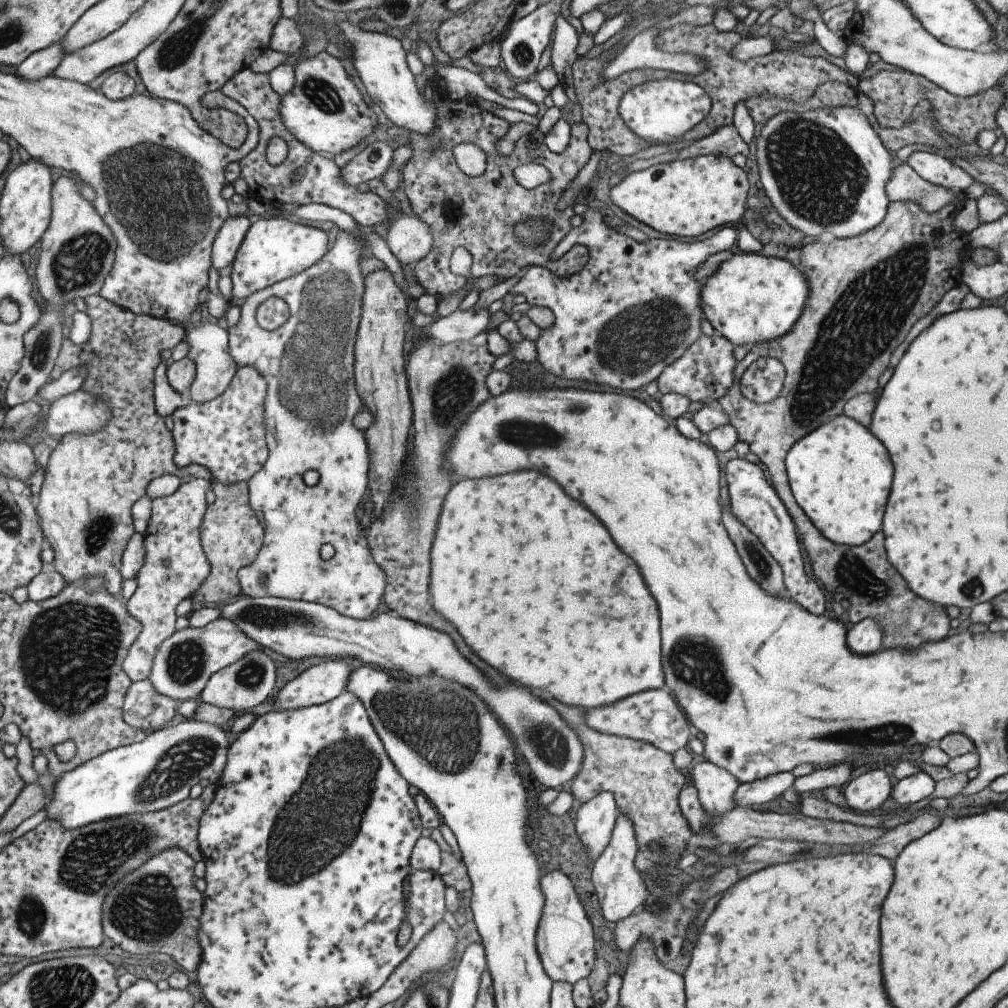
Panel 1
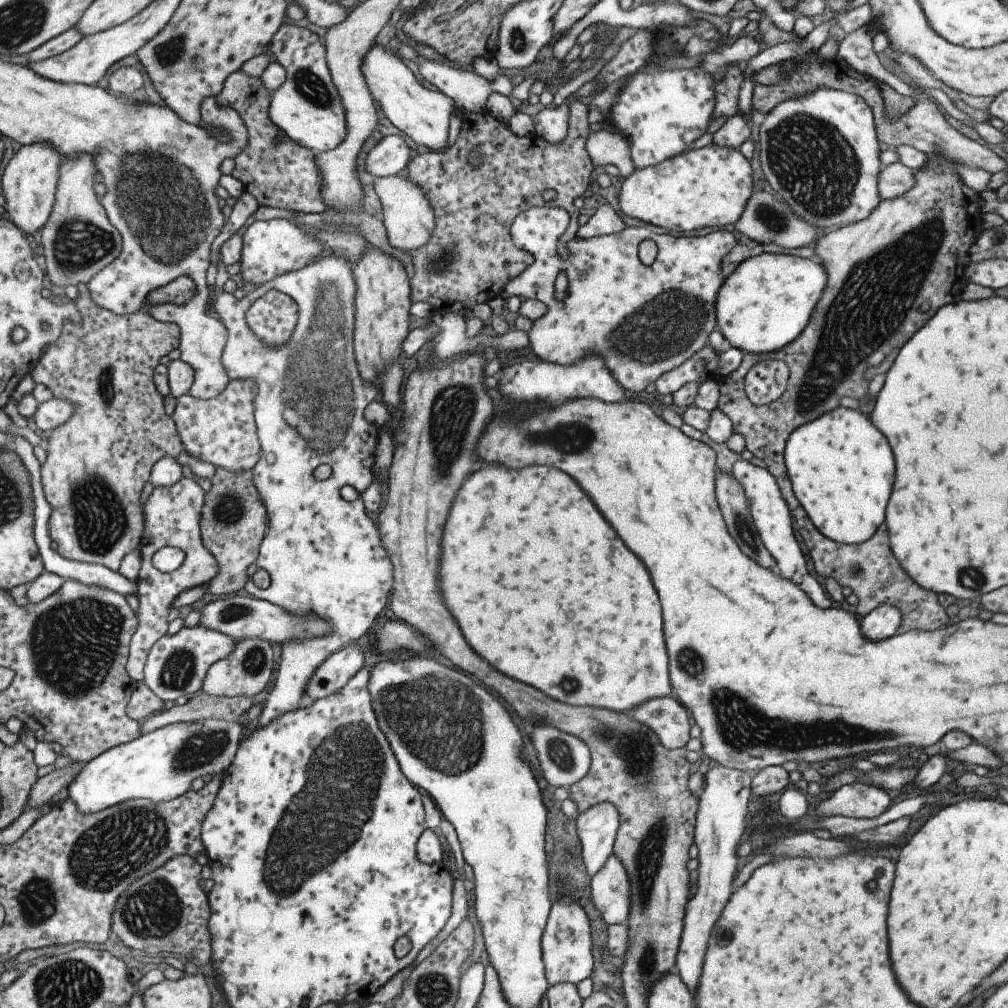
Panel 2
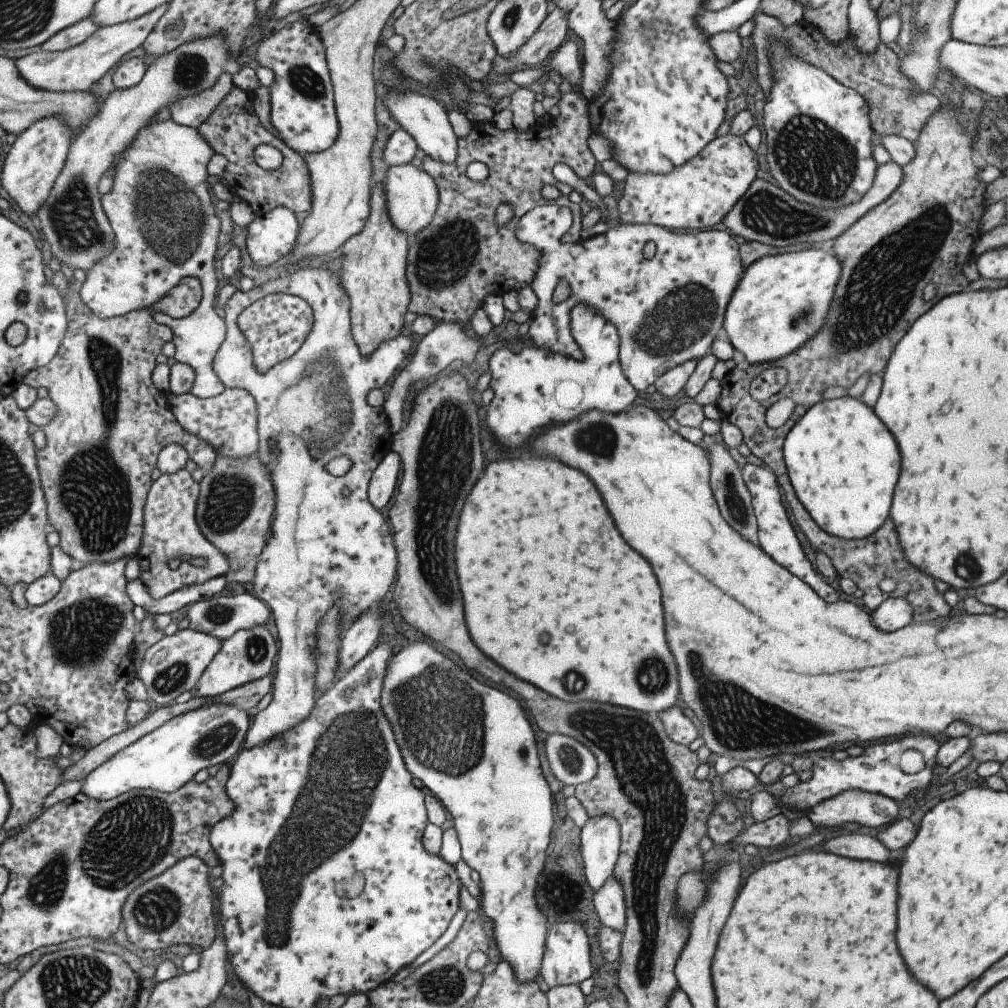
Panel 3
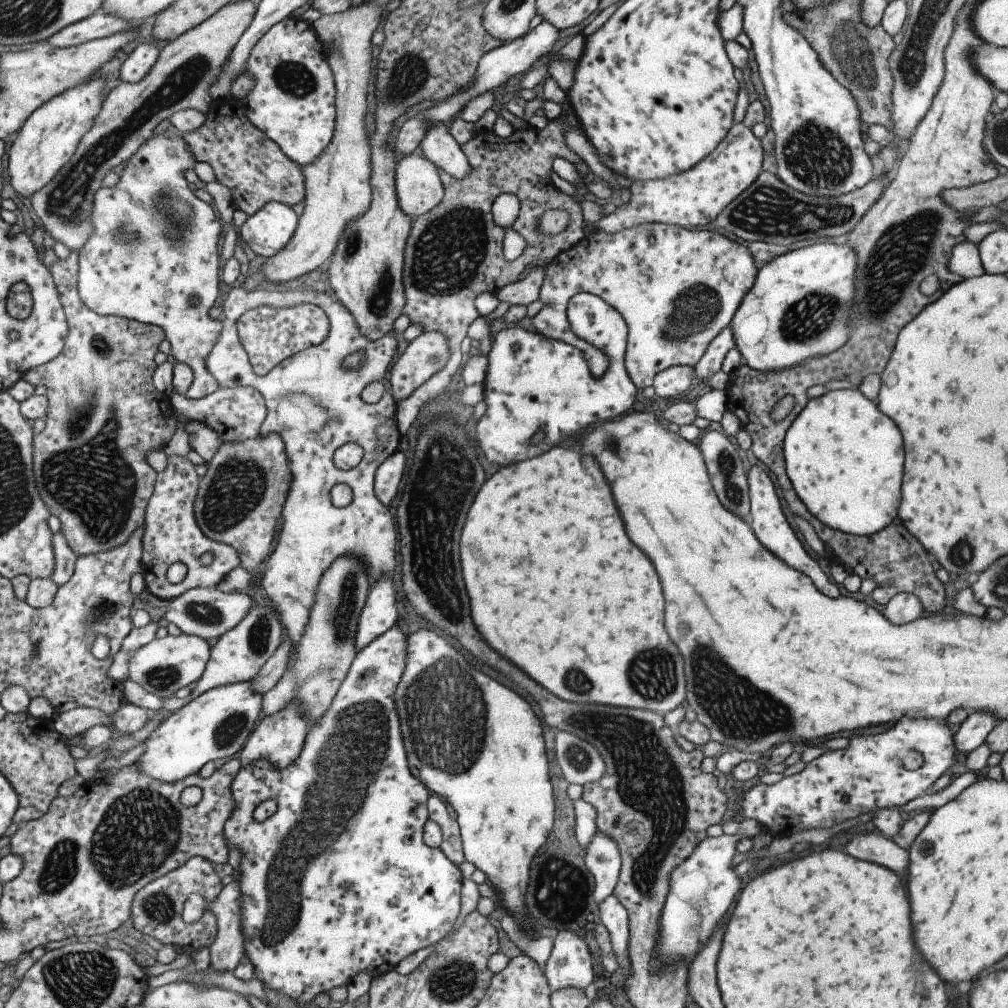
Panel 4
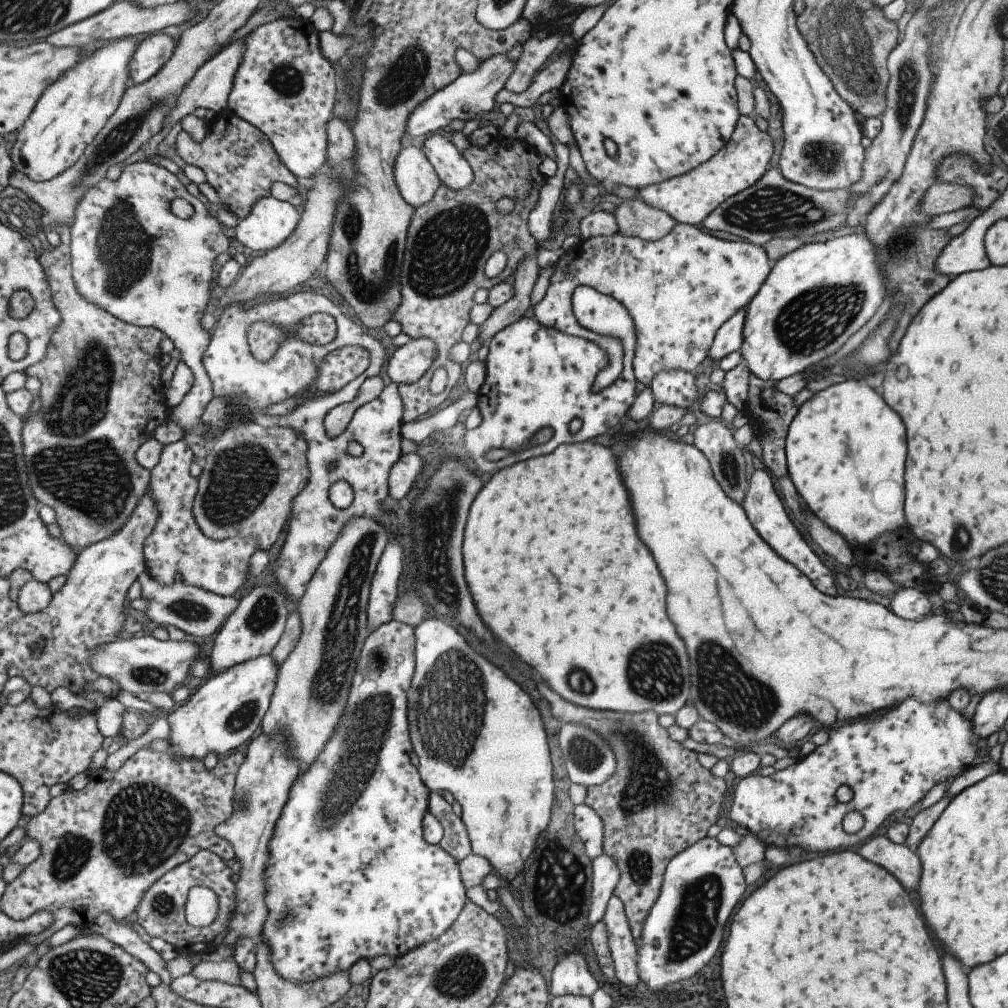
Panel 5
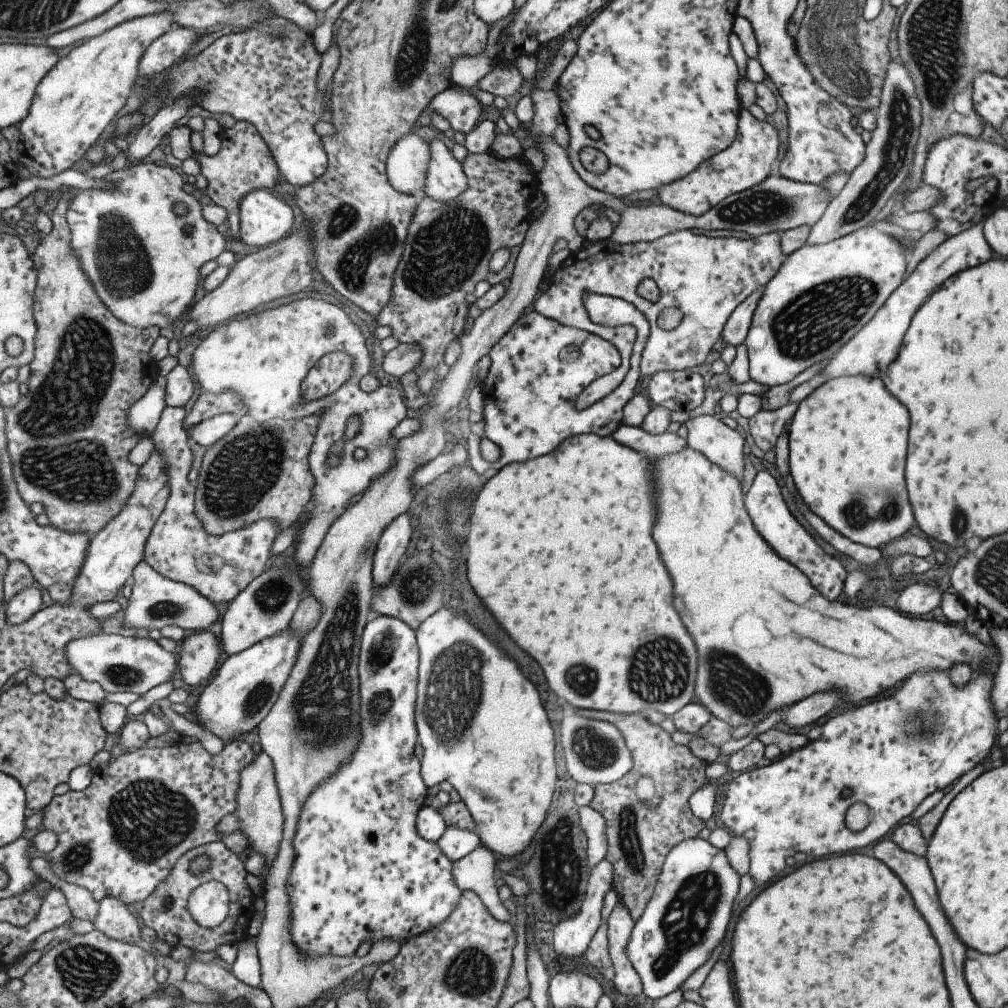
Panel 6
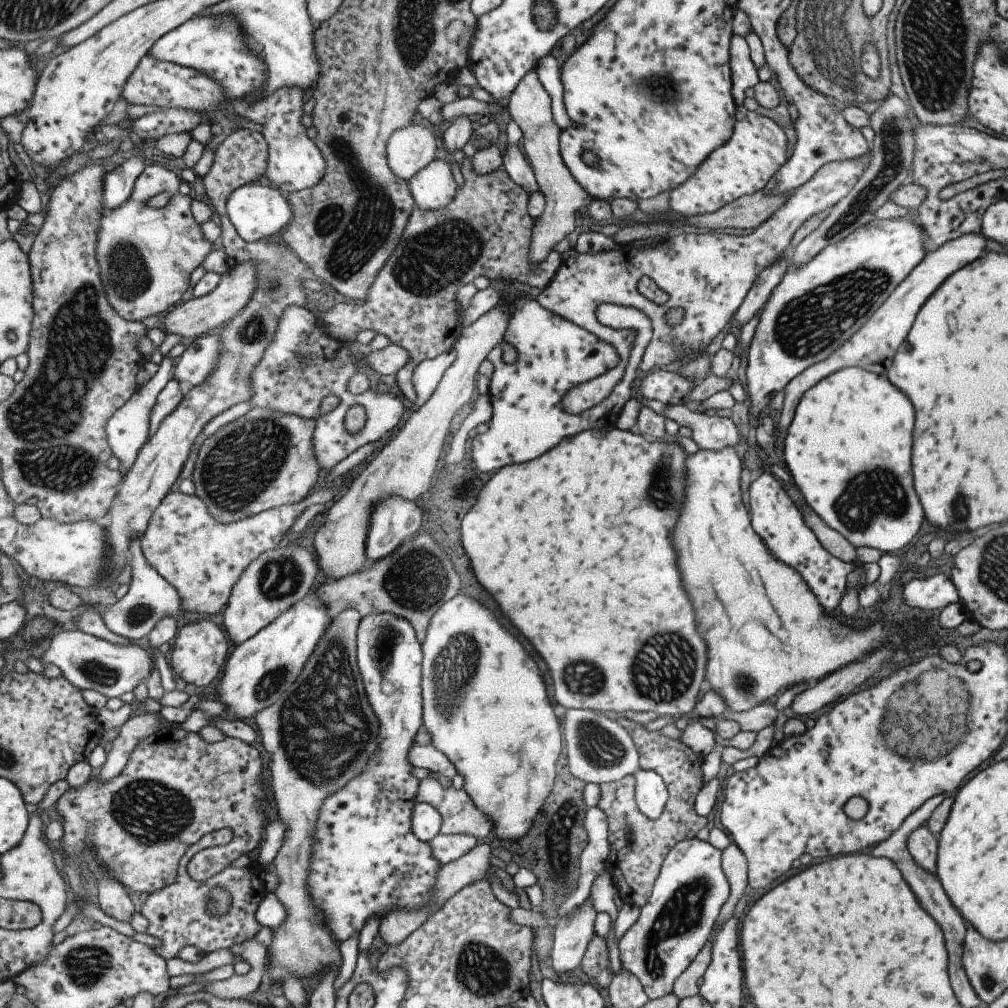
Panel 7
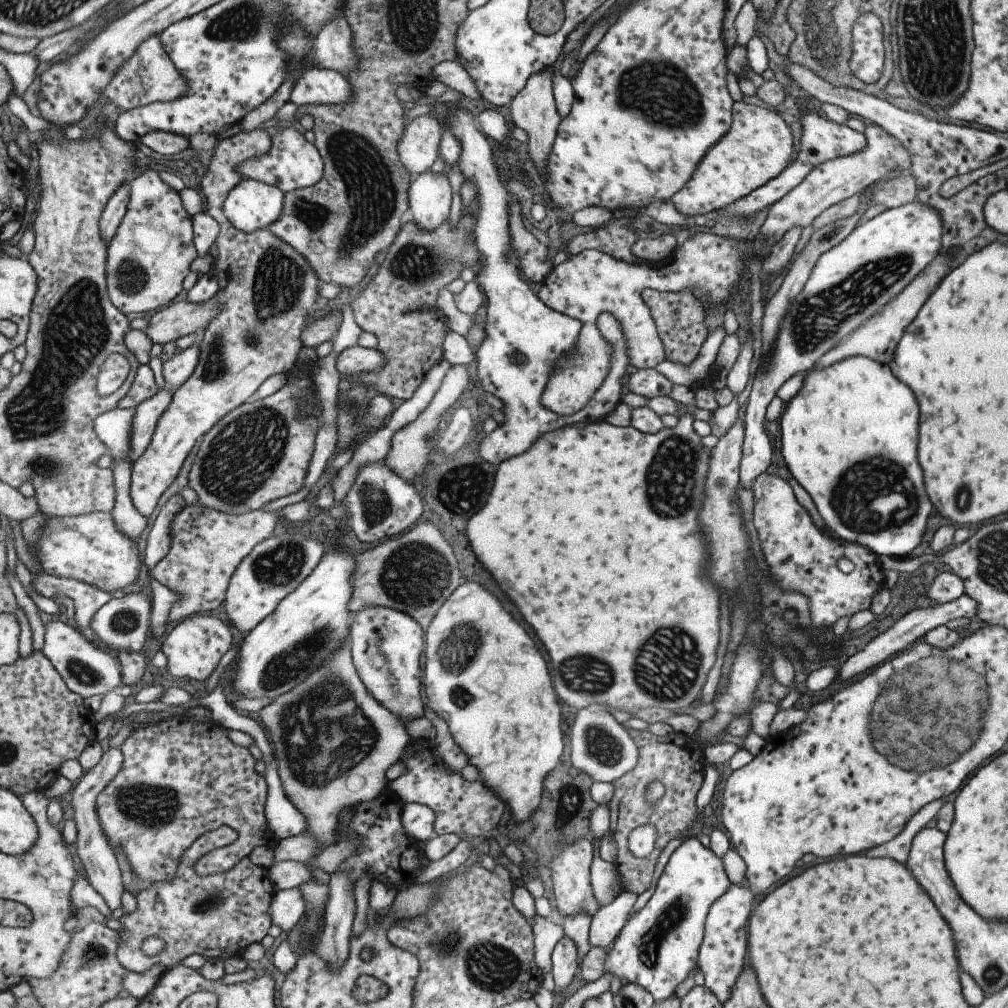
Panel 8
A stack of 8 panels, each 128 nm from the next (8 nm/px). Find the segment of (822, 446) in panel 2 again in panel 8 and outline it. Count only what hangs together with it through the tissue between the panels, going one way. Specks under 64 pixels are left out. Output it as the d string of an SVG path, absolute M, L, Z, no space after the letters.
M850 356L825 368L815 368L805 376L799 392L783 406L777 420L785 469L807 492L833 535L865 547L874 555L895 559L910 557L911 550L921 542L933 506L925 494L915 452L919 408L913 392L891 374L888 365L861 356Z

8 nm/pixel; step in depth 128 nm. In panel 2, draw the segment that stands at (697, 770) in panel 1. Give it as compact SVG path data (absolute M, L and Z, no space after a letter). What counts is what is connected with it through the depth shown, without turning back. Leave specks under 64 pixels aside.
M721 765L710 768L703 774L703 792L697 798L697 812L694 822L693 844L697 847L697 882L695 894L685 904L683 926L673 969L696 996L697 980L701 974L703 954L707 938L730 900L733 890L731 882L737 875L736 848L746 827L747 802L751 800L750 785L752 774Z

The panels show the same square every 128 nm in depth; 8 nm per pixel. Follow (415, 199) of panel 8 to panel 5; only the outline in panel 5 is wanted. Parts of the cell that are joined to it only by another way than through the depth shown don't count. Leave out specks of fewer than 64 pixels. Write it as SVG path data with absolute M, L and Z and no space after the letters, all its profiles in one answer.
M433 133L422 140L421 150L435 170L440 184L447 186L449 190L461 190L469 186L473 168L453 146L452 141L447 140L441 134Z

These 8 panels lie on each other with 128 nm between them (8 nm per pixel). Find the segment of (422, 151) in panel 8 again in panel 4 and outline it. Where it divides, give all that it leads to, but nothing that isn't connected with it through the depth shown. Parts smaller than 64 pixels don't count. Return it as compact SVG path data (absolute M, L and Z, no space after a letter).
M412 153L396 162L394 187L399 210L411 220L429 212L443 196L438 168Z

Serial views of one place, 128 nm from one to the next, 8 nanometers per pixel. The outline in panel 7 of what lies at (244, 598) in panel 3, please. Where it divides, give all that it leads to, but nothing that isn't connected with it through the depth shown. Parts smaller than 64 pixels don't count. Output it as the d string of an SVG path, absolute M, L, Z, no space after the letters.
M133 538L129 542L129 564L131 571L129 573L130 578L128 582L128 589L125 594L119 598L119 600L110 600L110 606L101 614L101 620L103 624L107 626L107 630L125 638L125 640L132 642L142 642L148 632L151 632L151 628L163 618L163 616L178 616L185 612L181 612L179 608L179 594L177 590L167 584L153 567L148 564L142 555L140 549L140 538Z

